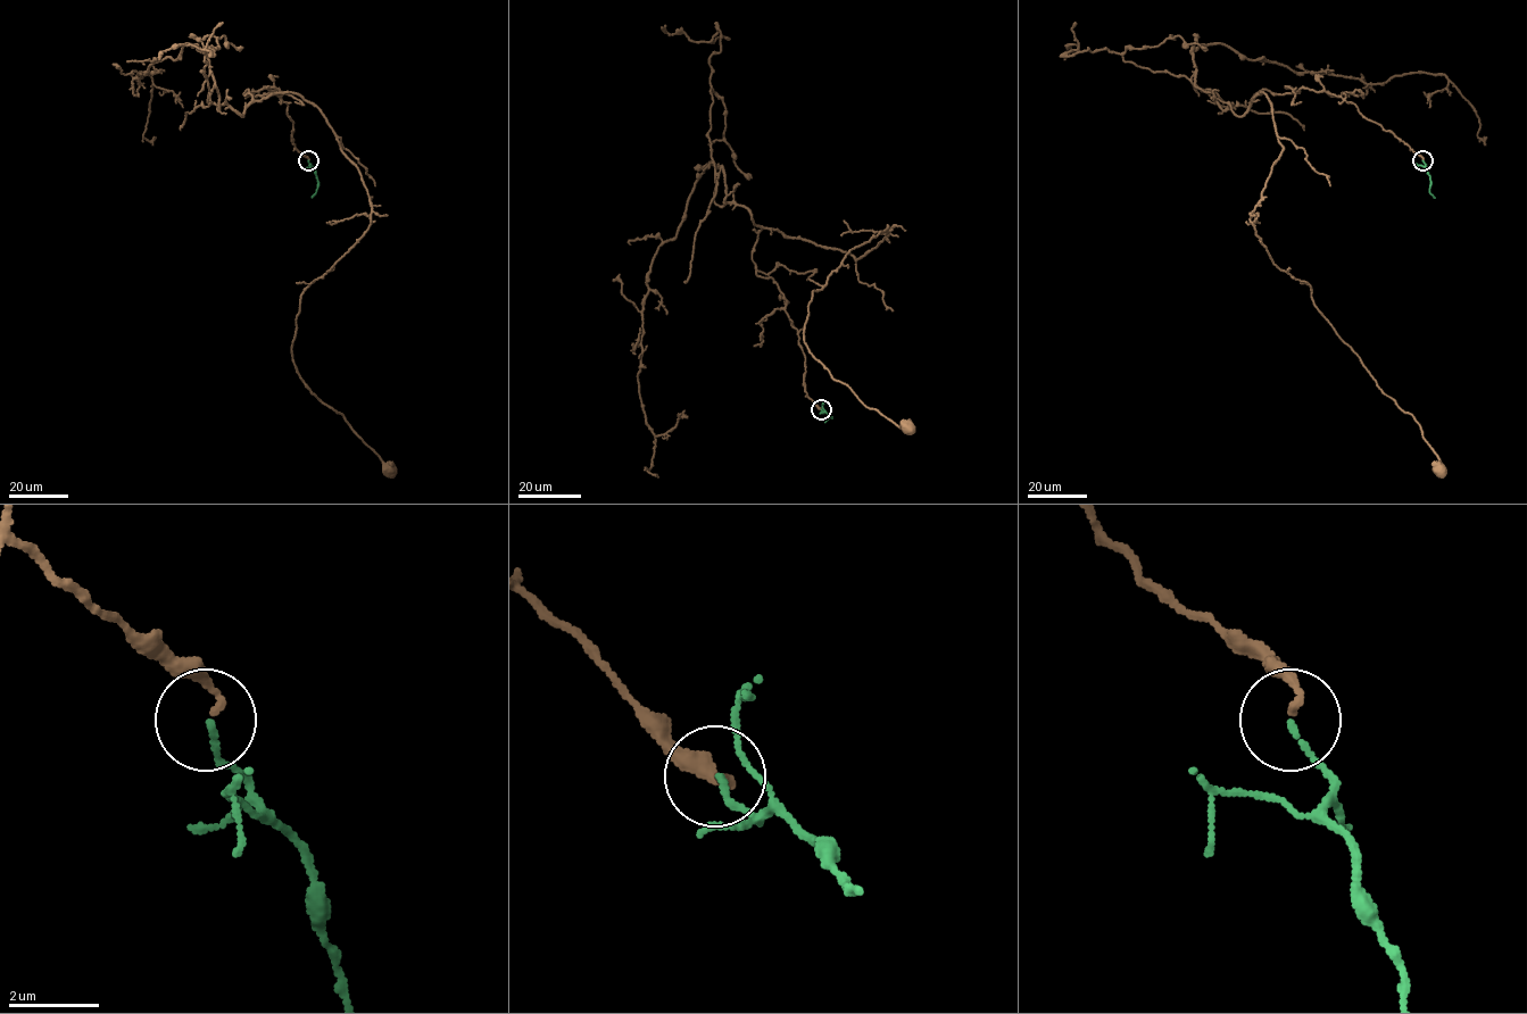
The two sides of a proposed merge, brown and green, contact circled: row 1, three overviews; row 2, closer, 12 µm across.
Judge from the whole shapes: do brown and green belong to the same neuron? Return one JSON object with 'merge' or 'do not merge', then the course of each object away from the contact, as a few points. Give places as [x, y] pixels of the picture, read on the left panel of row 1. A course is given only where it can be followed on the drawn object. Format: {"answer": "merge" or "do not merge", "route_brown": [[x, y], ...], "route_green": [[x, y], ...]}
{"answer": "merge", "route_brown": [[308, 159], [287, 102], [248, 89], [312, 102], [368, 192], [367, 231], [301, 296], [291, 354], [388, 468]], "route_green": [[307, 160], [317, 180], [312, 197]]}

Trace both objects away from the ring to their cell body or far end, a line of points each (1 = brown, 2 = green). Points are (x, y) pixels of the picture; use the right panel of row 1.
1: (1422, 159), (1334, 94), (1252, 98), (1269, 100), (1283, 147), (1255, 234), (1419, 425), (1438, 468)
2: (1422, 160), (1430, 180), (1429, 191), (1435, 197)

